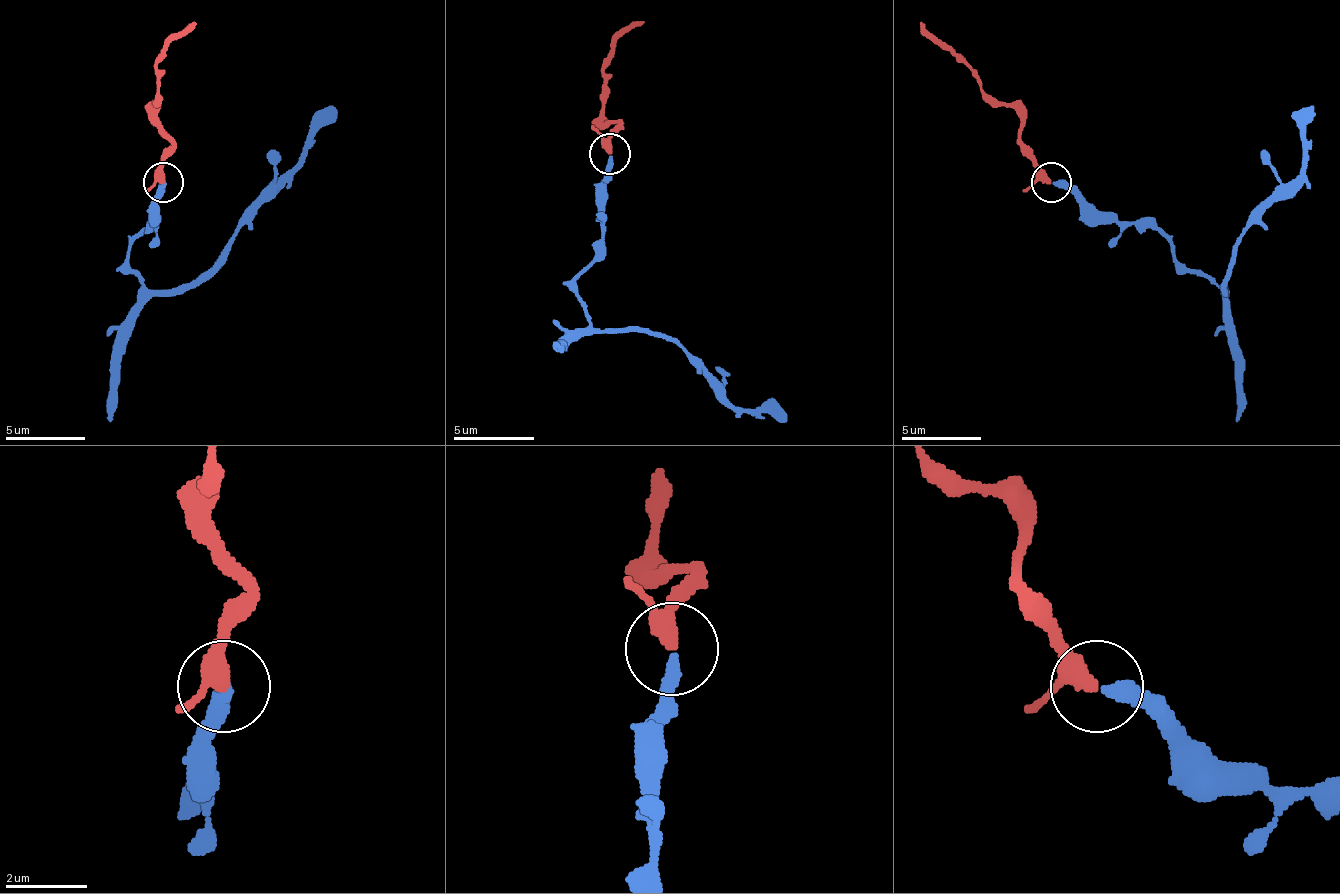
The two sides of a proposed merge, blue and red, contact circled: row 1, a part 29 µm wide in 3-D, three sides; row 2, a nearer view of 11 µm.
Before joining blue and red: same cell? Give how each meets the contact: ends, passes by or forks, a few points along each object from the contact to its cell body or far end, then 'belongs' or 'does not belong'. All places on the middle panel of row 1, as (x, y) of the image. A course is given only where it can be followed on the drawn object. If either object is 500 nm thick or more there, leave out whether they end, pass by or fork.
blue ends there; red passes by; blue runs (611, 154), (602, 252), (574, 280), (598, 333), (639, 329), (667, 337), (737, 406), (781, 418); red runs (611, 154), (619, 126), (602, 122), (602, 57), (643, 20); belongs

